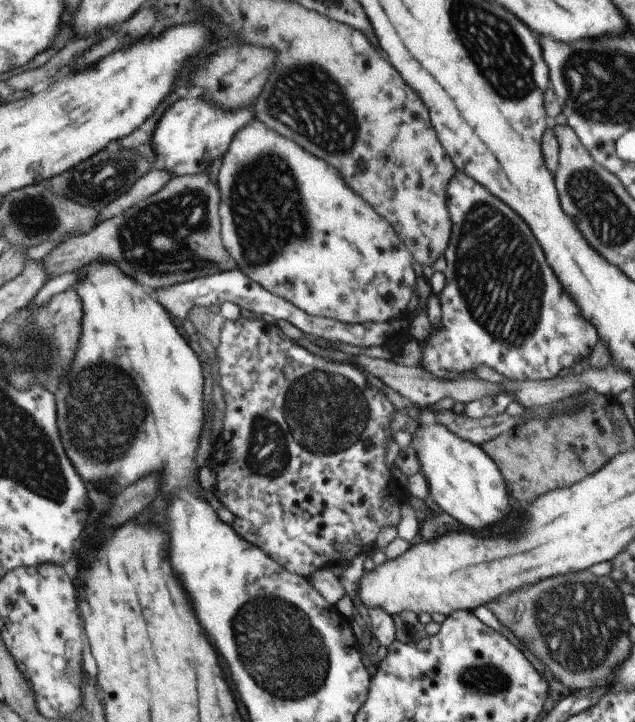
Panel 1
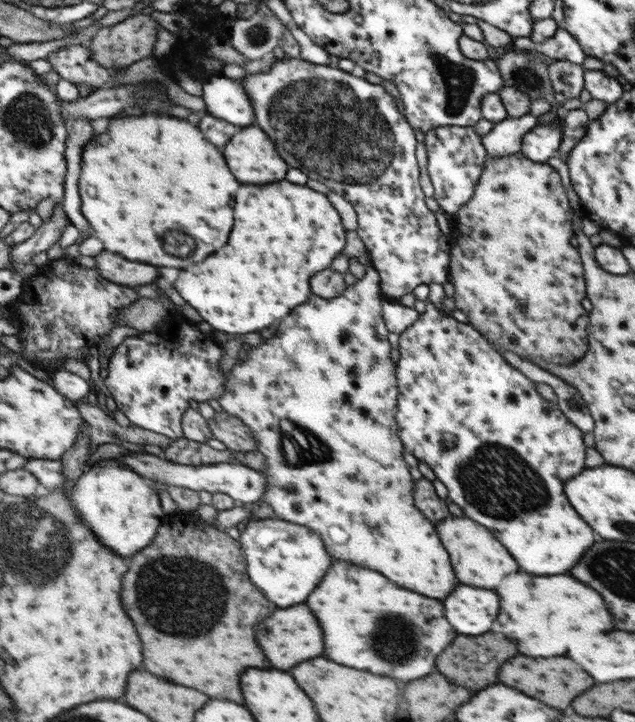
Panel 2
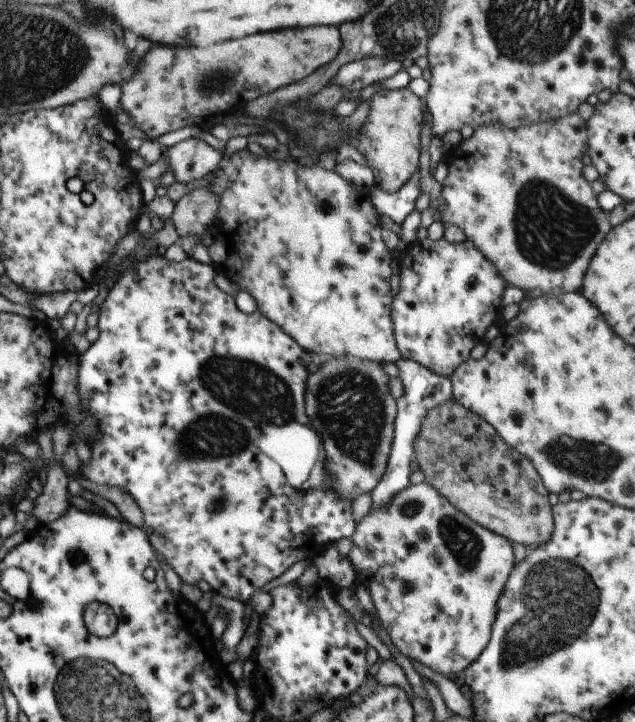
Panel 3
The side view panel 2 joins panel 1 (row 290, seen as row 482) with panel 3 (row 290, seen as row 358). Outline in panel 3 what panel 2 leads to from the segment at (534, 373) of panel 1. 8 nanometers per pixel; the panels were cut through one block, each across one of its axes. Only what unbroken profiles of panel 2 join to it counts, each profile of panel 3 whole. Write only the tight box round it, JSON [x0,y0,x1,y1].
[392,237,505,378]

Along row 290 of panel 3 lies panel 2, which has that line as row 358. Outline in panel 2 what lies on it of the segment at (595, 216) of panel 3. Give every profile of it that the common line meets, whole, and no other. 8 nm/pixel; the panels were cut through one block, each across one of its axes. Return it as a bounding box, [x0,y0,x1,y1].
[449,152,588,366]

